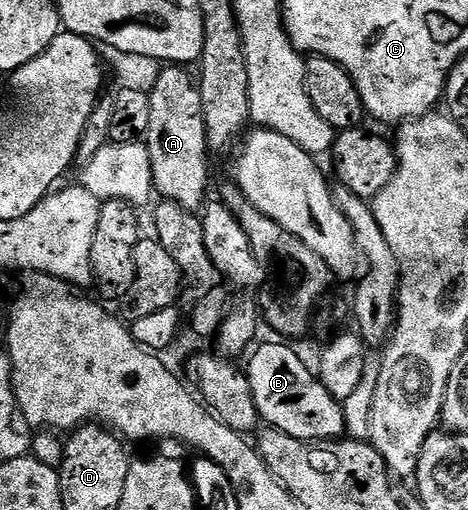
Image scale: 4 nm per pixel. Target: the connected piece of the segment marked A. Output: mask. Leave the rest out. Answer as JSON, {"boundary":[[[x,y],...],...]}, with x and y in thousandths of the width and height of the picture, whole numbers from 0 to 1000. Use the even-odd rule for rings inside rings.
{"boundary":[[[361,125],[350,133],[338,135],[344,137],[335,145],[335,155],[327,161],[327,176],[316,178],[318,194],[323,196],[323,243],[318,245],[318,255],[310,263],[306,273],[312,286],[318,290],[318,339],[323,343],[323,365],[329,375],[335,373],[344,378],[342,386],[357,396],[372,396],[391,406],[393,412],[408,412],[415,416],[427,414],[432,406],[440,402],[442,386],[438,388],[438,378],[447,373],[447,302],[451,304],[451,288],[447,276],[442,275],[442,251],[438,249],[438,237],[434,235],[434,196],[425,188],[421,178],[421,161],[417,159],[415,147],[412,153],[402,145],[402,135],[389,133],[378,125]]]}

